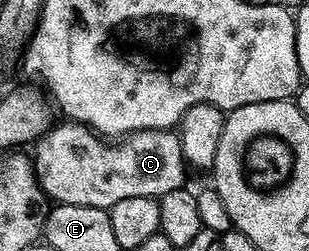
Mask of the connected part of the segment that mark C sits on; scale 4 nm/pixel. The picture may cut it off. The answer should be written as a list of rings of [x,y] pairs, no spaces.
[[[55,123],[32,144],[38,184],[54,204],[108,210],[123,198],[157,198],[187,183],[188,165],[177,131],[140,130],[111,142],[86,124],[61,123]]]

